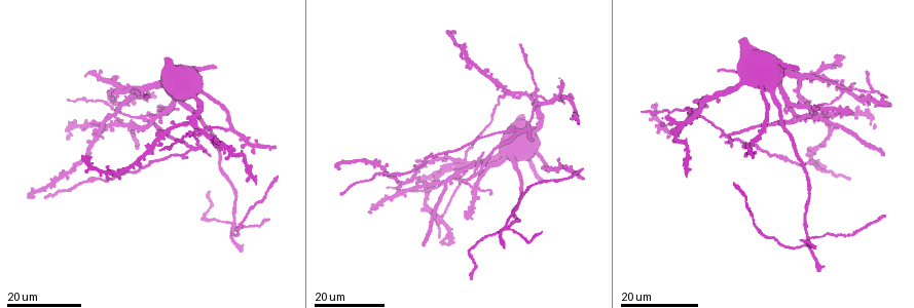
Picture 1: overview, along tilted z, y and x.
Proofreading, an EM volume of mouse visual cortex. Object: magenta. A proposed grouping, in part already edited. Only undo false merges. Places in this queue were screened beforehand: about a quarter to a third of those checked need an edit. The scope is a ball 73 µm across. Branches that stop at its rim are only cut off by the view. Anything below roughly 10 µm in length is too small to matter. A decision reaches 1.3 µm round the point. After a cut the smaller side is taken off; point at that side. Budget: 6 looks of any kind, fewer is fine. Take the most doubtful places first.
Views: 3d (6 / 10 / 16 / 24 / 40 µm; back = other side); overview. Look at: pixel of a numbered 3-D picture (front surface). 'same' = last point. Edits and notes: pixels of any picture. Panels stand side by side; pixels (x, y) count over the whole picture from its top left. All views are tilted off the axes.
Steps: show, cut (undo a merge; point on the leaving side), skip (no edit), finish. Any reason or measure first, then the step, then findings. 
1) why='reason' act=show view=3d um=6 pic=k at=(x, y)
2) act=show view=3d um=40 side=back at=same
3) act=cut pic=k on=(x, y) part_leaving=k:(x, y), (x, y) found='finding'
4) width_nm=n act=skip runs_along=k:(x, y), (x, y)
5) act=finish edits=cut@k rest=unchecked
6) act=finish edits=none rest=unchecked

why='three arms meet' act=show view=3d um=16 pic=1 at=(809, 238)

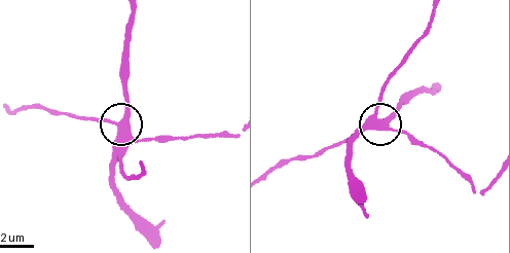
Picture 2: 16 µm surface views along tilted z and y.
act=show view=3d um=6 pic=2 at=(118, 124)

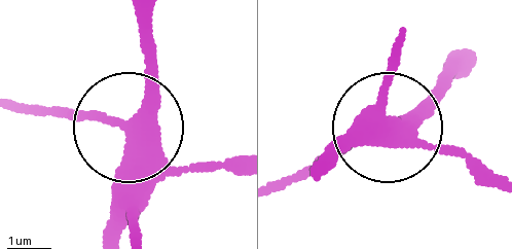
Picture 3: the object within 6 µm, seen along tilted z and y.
act=skip runs_along=3:(149, 22), (126, 129), (63, 106) found='one neuron here'

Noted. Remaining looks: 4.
why='four-way junction' act=show view=3d um=16 pic=1 at=(819, 114)

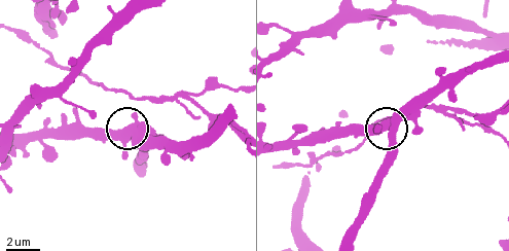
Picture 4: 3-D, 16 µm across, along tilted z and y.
act=show view=3d um=6 pic=4 at=(387, 128)

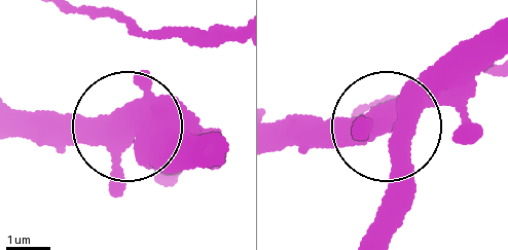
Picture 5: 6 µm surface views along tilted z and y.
arms=4 act=cut pic=5 on=(401, 155) part_leaving=5:(420, 100), (394, 230) found='a second neuron is stuck on'

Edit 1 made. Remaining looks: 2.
act=finish edits=cut@5 rest=unchecked

